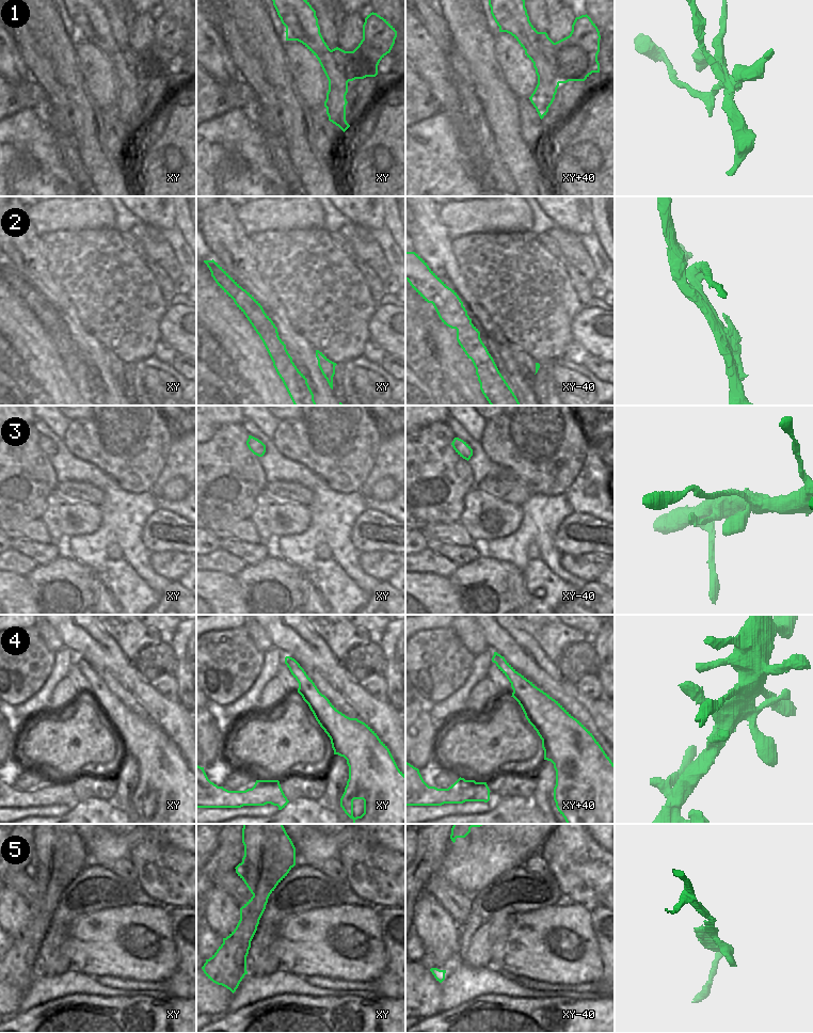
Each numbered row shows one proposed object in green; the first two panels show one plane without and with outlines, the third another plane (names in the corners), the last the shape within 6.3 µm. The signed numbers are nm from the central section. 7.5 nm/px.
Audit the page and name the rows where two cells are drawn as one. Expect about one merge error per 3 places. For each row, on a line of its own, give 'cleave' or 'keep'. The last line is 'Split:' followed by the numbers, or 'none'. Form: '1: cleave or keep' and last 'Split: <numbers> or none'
1: cleave
2: cleave
3: cleave
4: keep
5: keep
Split: 1, 2, 3

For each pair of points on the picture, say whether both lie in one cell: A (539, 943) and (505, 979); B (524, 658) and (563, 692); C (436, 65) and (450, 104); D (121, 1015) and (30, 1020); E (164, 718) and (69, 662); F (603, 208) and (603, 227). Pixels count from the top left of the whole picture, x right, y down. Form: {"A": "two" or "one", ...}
{"A": "two", "B": "one", "C": "one", "D": "one", "E": "two", "F": "one"}

